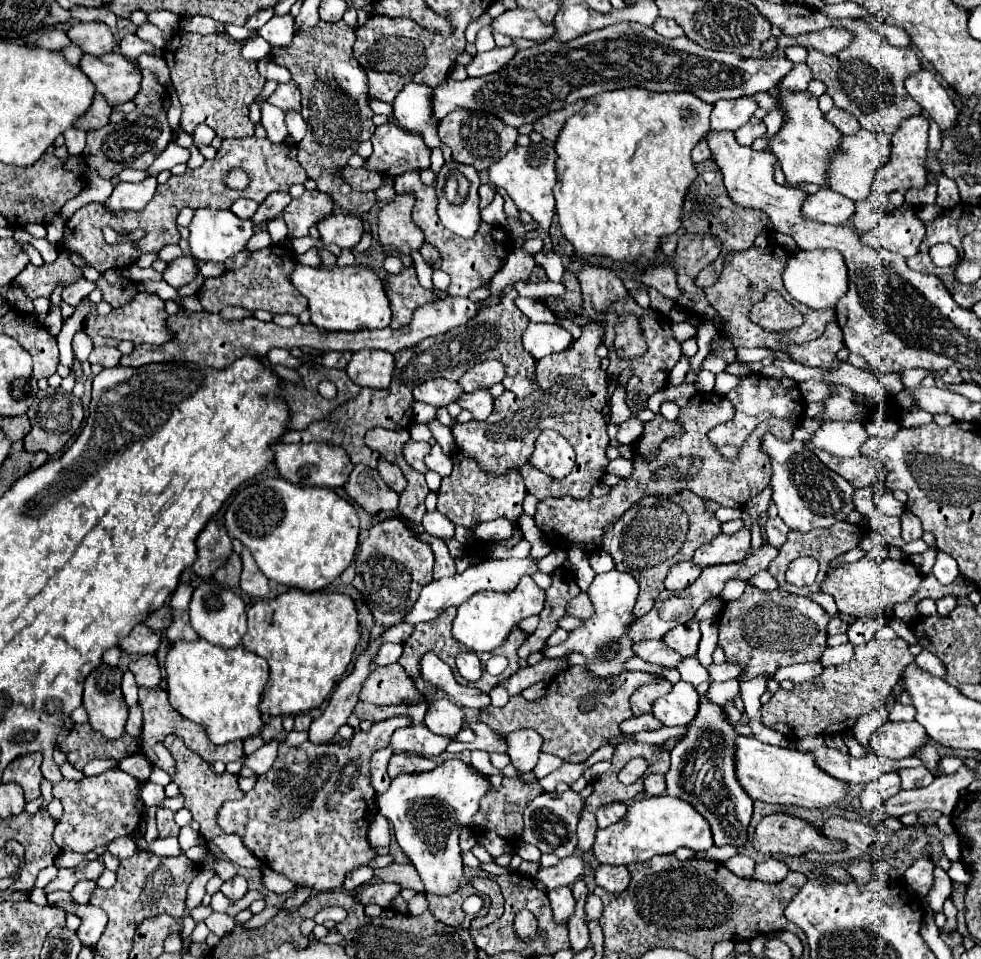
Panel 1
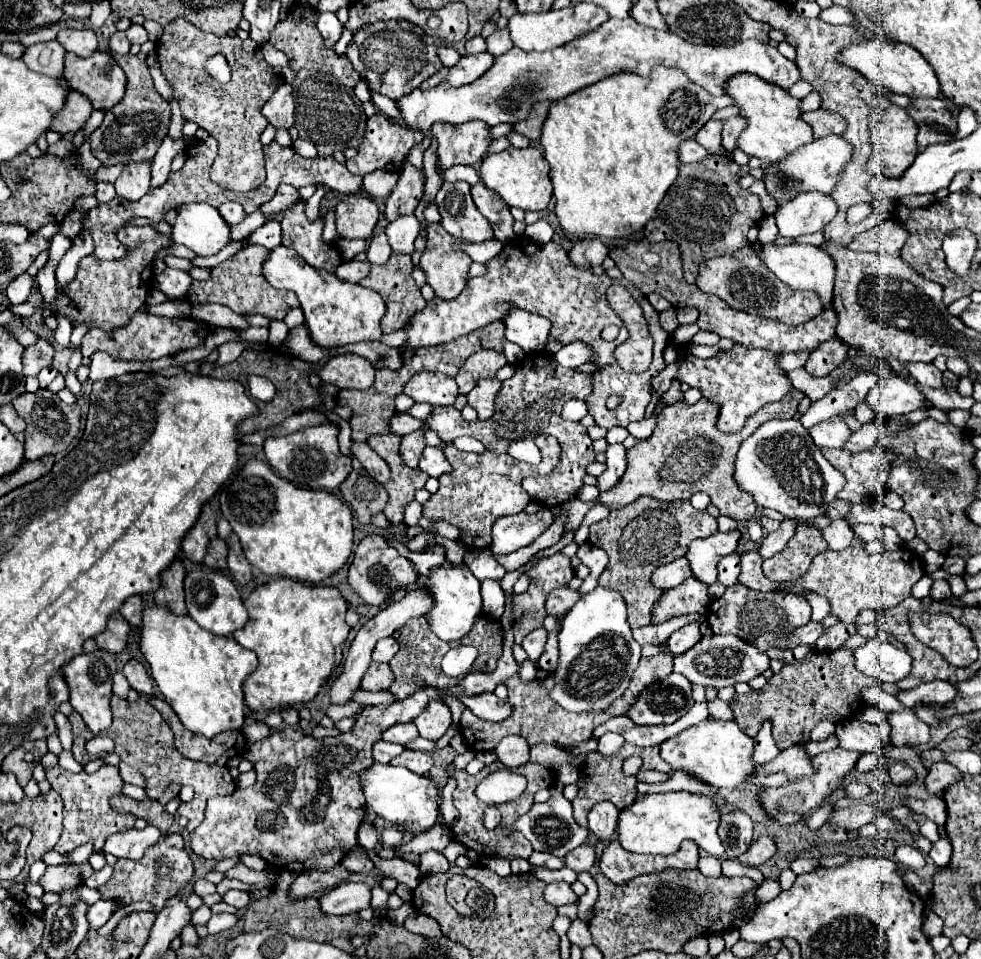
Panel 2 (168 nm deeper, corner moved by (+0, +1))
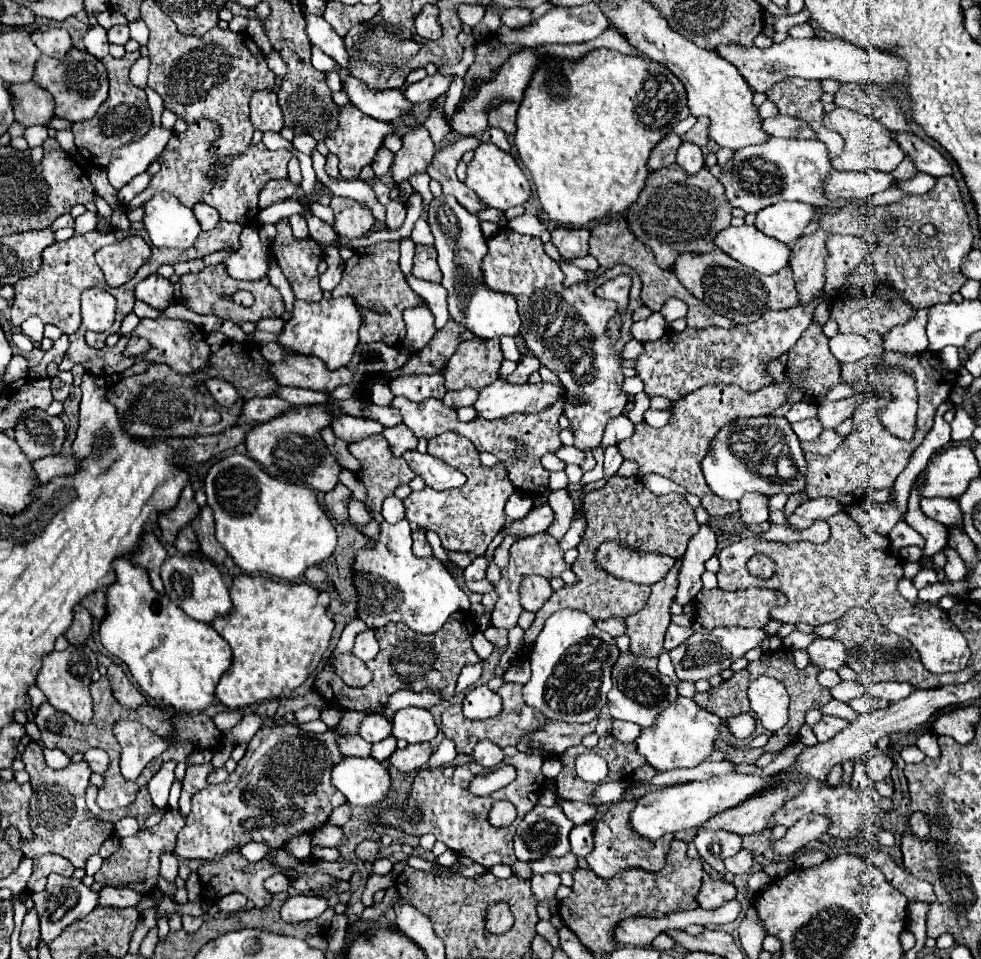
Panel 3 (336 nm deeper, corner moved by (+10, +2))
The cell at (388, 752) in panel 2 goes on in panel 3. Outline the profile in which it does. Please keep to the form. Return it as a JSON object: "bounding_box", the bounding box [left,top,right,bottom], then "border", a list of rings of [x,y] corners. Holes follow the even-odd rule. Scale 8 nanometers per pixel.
{"bounding_box":[340,736,372,758],"border":[[[346,736],[340,740],[340,746],[344,756],[356,756],[356,758],[372,756],[372,744],[366,742],[362,736]]]}

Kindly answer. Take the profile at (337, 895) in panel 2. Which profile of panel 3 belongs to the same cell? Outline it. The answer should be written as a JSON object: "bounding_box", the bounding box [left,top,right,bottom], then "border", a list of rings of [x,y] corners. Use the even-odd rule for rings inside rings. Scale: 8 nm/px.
{"bounding_box":[280,896,328,922],"border":[[[290,896],[282,908],[280,916],[284,922],[306,922],[318,918],[328,908],[328,900],[322,896]]]}

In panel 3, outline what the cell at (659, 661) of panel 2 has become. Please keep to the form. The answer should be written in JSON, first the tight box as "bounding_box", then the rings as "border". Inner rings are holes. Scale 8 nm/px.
{"bounding_box":[626,560,680,658],"border":[[[676,560],[676,566],[652,586],[650,600],[646,602],[646,608],[634,616],[626,618],[628,636],[632,640],[630,654],[632,656],[648,656],[648,658],[660,658],[664,652],[664,634],[670,626],[670,604],[676,596],[678,588],[678,568],[680,560]]]}

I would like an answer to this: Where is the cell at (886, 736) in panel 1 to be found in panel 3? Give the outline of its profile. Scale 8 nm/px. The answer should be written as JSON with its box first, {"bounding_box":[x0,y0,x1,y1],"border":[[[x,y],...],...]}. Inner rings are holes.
{"bounding_box":[814,716,848,742],"border":[[[822,716],[820,724],[816,724],[816,728],[814,728],[814,734],[816,734],[818,742],[826,742],[826,740],[832,740],[832,738],[834,738],[838,732],[842,732],[846,726],[848,726],[848,722],[842,720],[842,718]]]}

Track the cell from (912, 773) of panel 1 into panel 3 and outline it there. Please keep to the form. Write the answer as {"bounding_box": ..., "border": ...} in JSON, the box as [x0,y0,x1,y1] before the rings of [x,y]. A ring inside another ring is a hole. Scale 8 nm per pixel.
{"bounding_box":[866,754,894,782],"border":[[[878,754],[878,756],[868,758],[866,766],[868,766],[868,776],[870,776],[870,780],[874,780],[874,782],[882,782],[882,780],[890,774],[890,770],[892,770],[894,764],[892,764],[892,760],[890,760],[888,756]]]}

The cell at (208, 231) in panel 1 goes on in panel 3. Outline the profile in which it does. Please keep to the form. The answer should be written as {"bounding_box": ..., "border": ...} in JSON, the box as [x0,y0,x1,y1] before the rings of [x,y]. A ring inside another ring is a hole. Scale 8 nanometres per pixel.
{"bounding_box":[144,192,202,248],"border":[[[158,192],[144,204],[144,228],[148,230],[154,246],[166,248],[192,248],[202,232],[192,208],[184,206],[178,198]]]}

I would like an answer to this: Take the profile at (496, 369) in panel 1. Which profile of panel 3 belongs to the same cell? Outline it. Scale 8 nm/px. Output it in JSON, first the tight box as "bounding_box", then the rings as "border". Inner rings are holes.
{"bounding_box":[442,338,504,390],"border":[[[474,338],[470,342],[460,342],[458,350],[442,370],[446,388],[462,390],[470,386],[474,390],[480,390],[498,378],[502,360],[504,356],[500,350],[500,340]]]}

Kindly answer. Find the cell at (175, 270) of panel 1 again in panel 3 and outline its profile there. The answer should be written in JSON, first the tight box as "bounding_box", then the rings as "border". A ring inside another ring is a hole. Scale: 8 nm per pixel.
{"bounding_box":[136,274,174,308],"border":[[[150,274],[146,280],[142,280],[136,286],[136,298],[150,304],[152,308],[166,308],[172,304],[172,292],[174,286],[168,278],[160,274]]]}

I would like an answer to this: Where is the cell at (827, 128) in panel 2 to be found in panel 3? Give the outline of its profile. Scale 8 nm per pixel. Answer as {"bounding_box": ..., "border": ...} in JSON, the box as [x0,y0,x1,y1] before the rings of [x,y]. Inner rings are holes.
{"bounding_box":[764,116,816,138],"border":[[[794,116],[766,118],[764,128],[770,136],[780,136],[780,138],[814,138],[816,136],[816,132],[804,120]]]}

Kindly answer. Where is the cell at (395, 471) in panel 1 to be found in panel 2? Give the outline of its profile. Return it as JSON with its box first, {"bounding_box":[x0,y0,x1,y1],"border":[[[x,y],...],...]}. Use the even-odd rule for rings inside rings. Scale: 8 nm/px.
{"bounding_box":[350,441,390,483],"border":[[[352,441],[350,453],[352,453],[352,457],[356,457],[356,459],[364,465],[364,469],[366,469],[376,481],[380,481],[380,483],[386,483],[386,481],[388,481],[390,469],[388,469],[386,461],[384,461],[380,455],[376,455],[366,443]]]}

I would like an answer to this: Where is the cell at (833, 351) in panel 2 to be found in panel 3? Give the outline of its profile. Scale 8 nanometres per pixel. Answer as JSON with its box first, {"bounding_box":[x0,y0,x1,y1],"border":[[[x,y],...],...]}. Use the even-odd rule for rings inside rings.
{"bounding_box":[618,384,788,516],"border":[[[728,384],[698,388],[696,392],[690,392],[690,396],[684,396],[682,400],[674,402],[674,416],[664,428],[652,428],[650,424],[640,422],[636,424],[634,436],[622,440],[618,444],[618,450],[624,456],[624,460],[638,462],[638,478],[652,472],[666,476],[672,482],[684,486],[690,494],[696,494],[710,516],[730,516],[738,512],[738,502],[726,502],[710,492],[702,474],[702,460],[710,452],[710,444],[722,426],[738,418],[768,416],[780,406],[784,406],[788,396],[788,384],[770,384],[754,394],[742,392],[742,388],[734,388]]]}

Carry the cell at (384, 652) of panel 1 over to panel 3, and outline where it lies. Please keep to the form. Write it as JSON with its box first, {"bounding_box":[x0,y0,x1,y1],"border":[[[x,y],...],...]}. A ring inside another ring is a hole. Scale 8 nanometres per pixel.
{"bounding_box":[354,630,378,662],"border":[[[366,630],[362,634],[356,636],[356,644],[354,644],[354,656],[358,656],[360,660],[368,662],[368,660],[374,660],[374,656],[378,654],[378,640],[374,638],[374,632],[372,630]]]}

